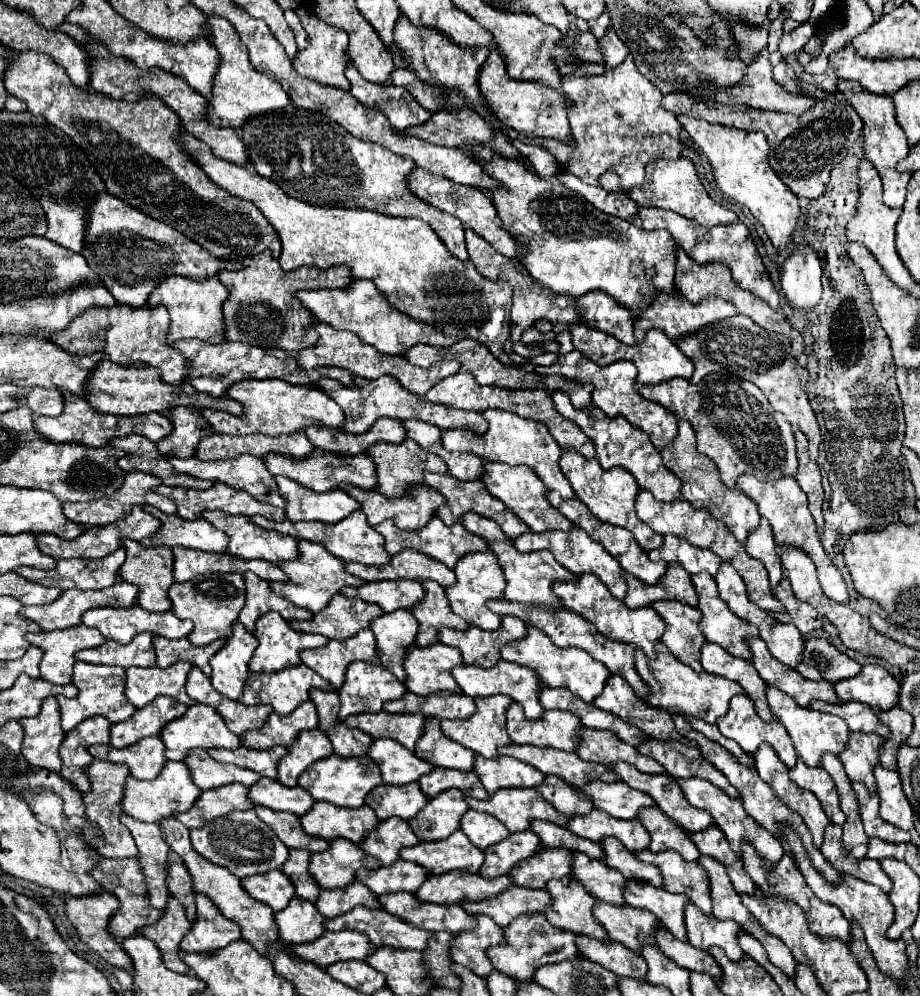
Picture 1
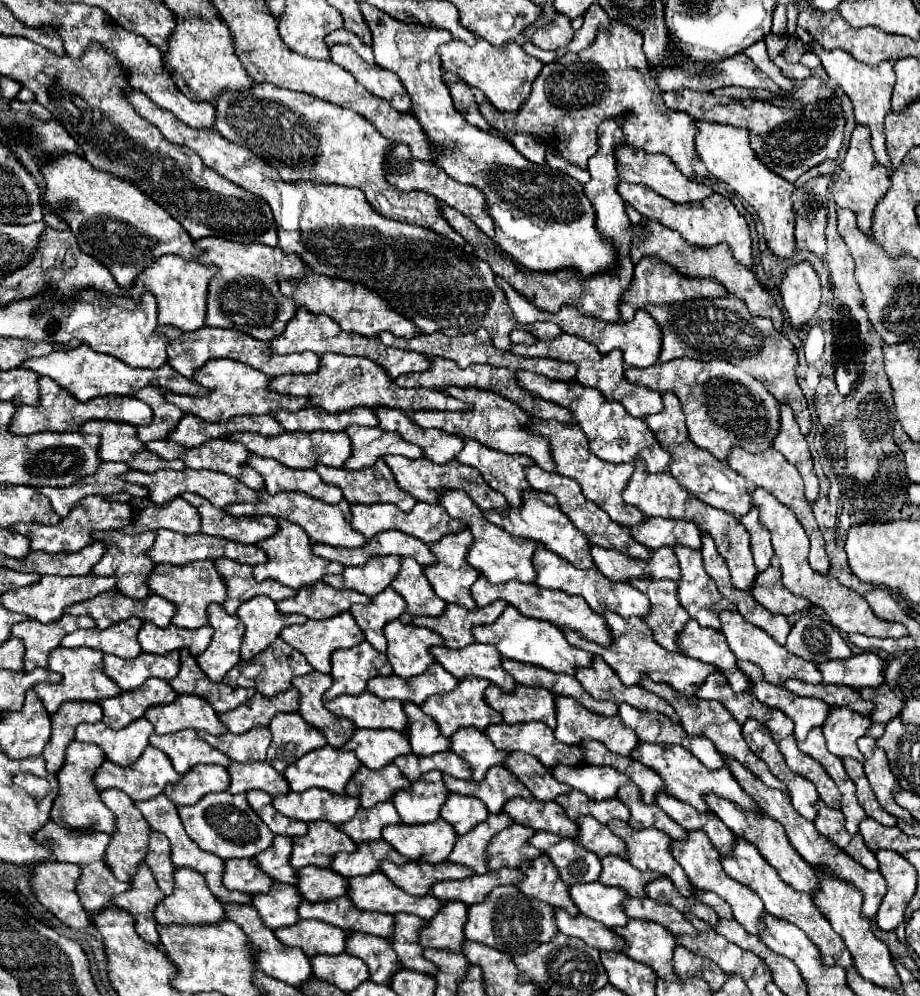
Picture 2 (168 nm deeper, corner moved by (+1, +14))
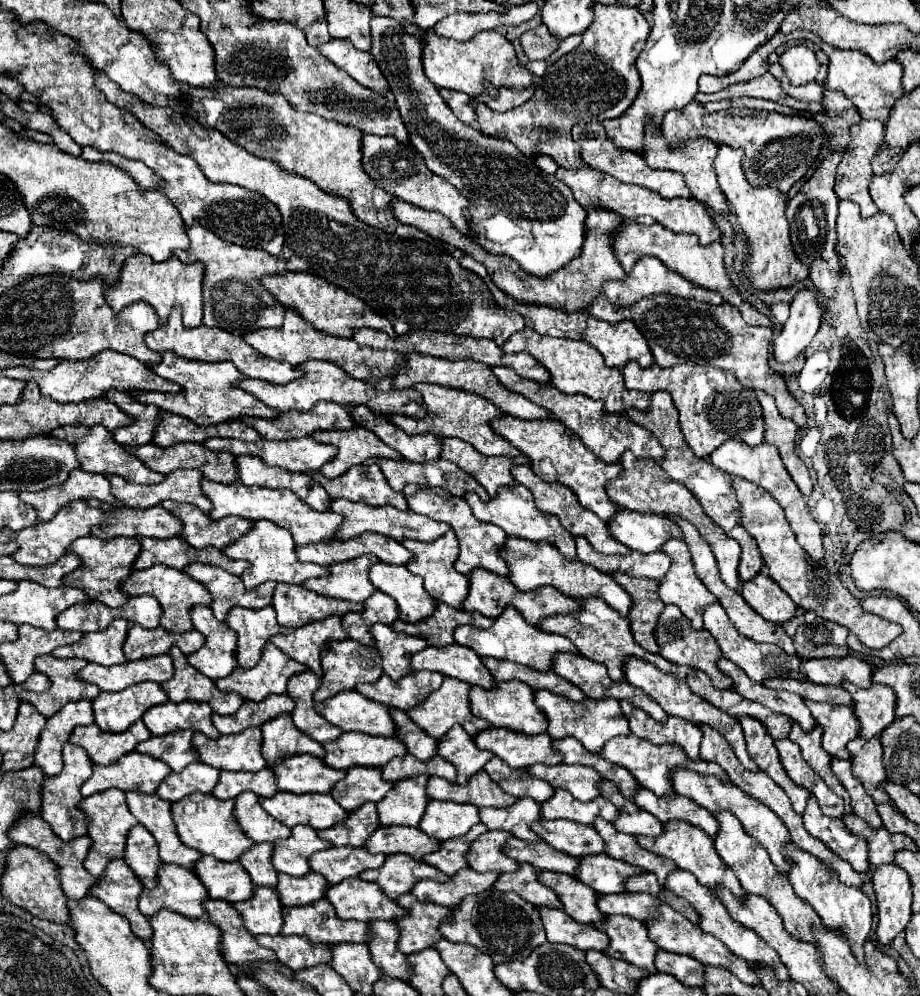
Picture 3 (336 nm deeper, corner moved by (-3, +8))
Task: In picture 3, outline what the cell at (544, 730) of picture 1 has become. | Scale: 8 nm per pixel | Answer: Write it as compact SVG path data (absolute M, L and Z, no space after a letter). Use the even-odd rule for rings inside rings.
M520 680L502 682L494 690L472 686L470 688L470 710L472 710L472 714L476 718L484 718L492 726L510 728L514 732L524 732L524 734L530 734L530 736L542 734L546 730L546 726L548 726L548 720L544 718L544 714L534 704L532 688L528 688L528 684L524 684Z

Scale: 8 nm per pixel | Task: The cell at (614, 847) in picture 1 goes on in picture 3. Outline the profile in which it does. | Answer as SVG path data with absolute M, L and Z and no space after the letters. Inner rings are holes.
M540 820L532 824L532 832L552 848L574 858L604 852L604 840L596 834L596 830L572 820Z

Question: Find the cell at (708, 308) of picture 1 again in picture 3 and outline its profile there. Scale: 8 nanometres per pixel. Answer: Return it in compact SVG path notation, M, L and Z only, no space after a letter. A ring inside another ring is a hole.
M644 256L644 258L640 258L640 260L634 264L632 272L626 274L626 280L622 280L620 284L622 284L622 288L620 288L620 292L618 292L616 300L614 300L614 304L616 304L618 308L632 306L632 304L638 302L640 298L654 296L654 294L670 294L670 296L680 296L680 298L694 298L694 300L700 300L700 302L706 302L706 304L714 304L714 306L718 306L718 304L724 302L718 292L712 292L712 290L706 290L706 288L700 288L700 286L688 282L688 280L682 278L680 274L668 270L668 268L666 268L658 258L654 258L654 256Z

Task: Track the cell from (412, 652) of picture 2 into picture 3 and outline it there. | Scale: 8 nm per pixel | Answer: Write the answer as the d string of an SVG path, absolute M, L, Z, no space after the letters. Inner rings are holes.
M374 624L370 632L374 636L374 648L382 658L384 674L388 674L392 680L400 680L402 676L410 674L410 658L420 652L426 642L418 636L404 636L400 632L394 632L384 624Z

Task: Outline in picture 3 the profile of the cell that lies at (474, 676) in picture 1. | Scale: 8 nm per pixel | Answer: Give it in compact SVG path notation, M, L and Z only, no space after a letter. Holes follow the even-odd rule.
M448 644L444 648L426 646L410 660L410 668L414 672L420 670L432 670L440 672L442 676L450 676L456 680L462 680L470 686L482 686L482 688L496 688L496 682L492 680L486 666L480 662L480 656L464 648L460 644Z

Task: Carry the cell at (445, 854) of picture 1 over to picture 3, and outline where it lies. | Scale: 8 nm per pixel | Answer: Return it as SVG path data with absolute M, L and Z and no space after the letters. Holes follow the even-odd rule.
M380 826L364 844L372 854L408 854L412 858L422 858L440 848L440 842L424 836L420 828L400 828L400 826Z

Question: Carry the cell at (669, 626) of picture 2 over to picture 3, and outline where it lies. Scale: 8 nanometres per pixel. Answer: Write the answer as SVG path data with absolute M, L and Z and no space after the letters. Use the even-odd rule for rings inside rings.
M610 572L610 574L632 598L632 608L628 612L628 620L630 620L634 640L644 650L656 654L658 644L654 638L654 626L656 626L658 614L664 610L664 604L656 594L658 582L648 580L648 578L632 578L622 572Z

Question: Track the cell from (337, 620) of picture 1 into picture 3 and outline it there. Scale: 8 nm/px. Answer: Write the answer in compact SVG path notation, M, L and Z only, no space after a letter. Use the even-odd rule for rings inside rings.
M276 584L272 594L272 608L278 614L278 624L286 628L300 628L332 614L344 616L348 612L364 610L362 604L328 598L294 584Z

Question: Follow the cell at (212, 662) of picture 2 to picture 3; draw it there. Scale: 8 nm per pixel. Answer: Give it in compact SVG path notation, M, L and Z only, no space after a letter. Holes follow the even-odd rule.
M192 606L190 612L194 630L204 634L206 642L204 646L188 656L188 662L206 674L210 680L218 680L228 676L238 664L236 664L236 636L230 628L226 628L224 622L218 622L212 616L212 610L208 606Z

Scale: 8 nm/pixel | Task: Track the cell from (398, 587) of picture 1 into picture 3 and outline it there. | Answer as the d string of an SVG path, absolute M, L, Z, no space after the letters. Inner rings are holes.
M360 556L356 560L346 560L340 564L332 564L328 568L328 576L312 578L304 582L304 588L316 590L318 594L326 594L340 600L364 602L376 588L368 580L368 570L376 564L376 556Z

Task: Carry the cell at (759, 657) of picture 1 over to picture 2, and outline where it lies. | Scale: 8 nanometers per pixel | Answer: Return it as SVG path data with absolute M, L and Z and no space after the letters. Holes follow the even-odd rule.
M722 612L720 614L720 624L722 624L722 634L728 640L730 650L736 654L738 660L750 660L754 664L758 664L764 672L766 682L782 686L782 682L786 682L788 678L796 678L800 682L808 682L808 684L820 684L822 682L822 674L820 670L812 664L812 662L804 662L802 658L790 654L784 646L776 644L764 630L760 630L758 626L752 626L750 622L744 622L744 618L740 618L738 612Z

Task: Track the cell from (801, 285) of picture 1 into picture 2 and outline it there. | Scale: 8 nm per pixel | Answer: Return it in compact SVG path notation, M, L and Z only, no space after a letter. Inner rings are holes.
M808 260L790 266L784 272L778 290L782 294L790 324L800 326L814 318L814 312L820 306L820 282L816 270Z

